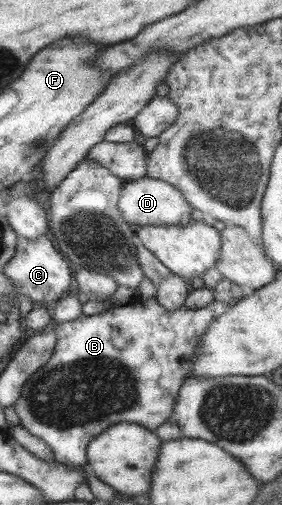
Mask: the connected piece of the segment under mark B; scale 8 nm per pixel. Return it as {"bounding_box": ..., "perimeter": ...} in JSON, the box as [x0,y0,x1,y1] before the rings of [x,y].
{"bounding_box":[16,297,233,466],"perimeter":[[[158,297],[139,300],[134,300],[130,304],[112,307],[108,311],[102,314],[96,314],[94,316],[82,315],[78,320],[67,322],[64,324],[55,324],[56,331],[58,331],[58,346],[56,346],[56,354],[54,358],[44,368],[40,369],[24,387],[24,394],[20,401],[16,403],[16,408],[20,414],[22,425],[24,425],[32,433],[40,436],[53,446],[58,461],[67,465],[90,466],[89,448],[96,437],[99,437],[104,430],[112,428],[112,425],[121,422],[135,422],[142,426],[148,427],[150,430],[157,431],[162,425],[166,424],[170,418],[174,417],[176,412],[176,401],[180,396],[184,383],[190,378],[190,371],[192,371],[192,365],[196,361],[196,355],[200,353],[200,343],[204,339],[204,335],[208,333],[212,324],[232,310],[233,304],[228,302],[214,301],[210,306],[199,309],[191,309],[187,306],[178,310],[168,310],[168,307],[164,306]]]}

